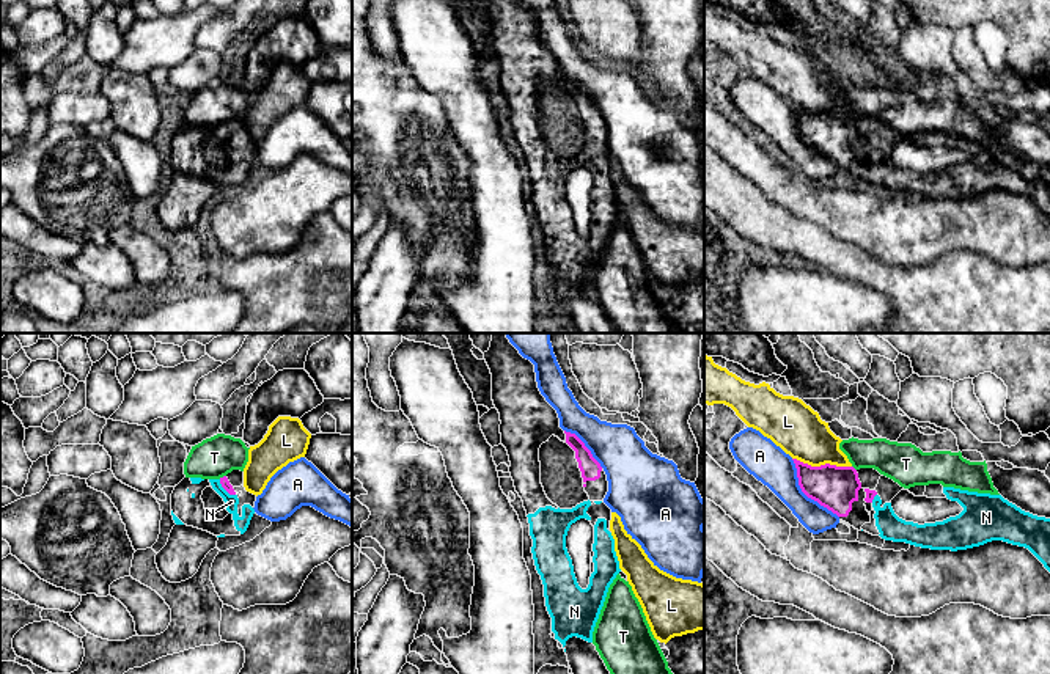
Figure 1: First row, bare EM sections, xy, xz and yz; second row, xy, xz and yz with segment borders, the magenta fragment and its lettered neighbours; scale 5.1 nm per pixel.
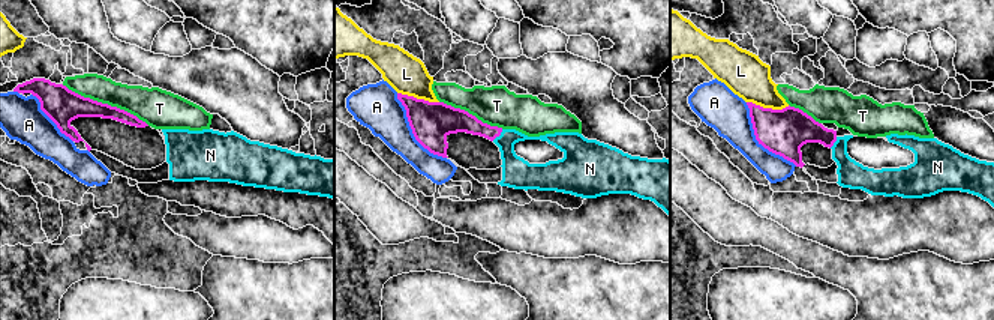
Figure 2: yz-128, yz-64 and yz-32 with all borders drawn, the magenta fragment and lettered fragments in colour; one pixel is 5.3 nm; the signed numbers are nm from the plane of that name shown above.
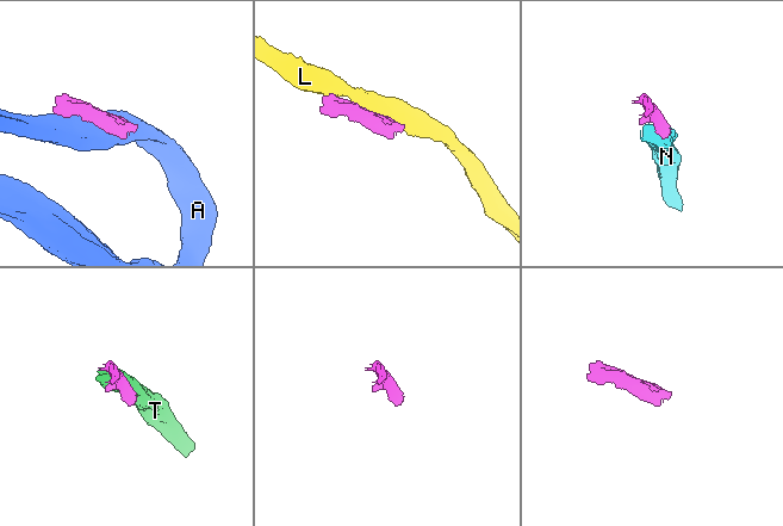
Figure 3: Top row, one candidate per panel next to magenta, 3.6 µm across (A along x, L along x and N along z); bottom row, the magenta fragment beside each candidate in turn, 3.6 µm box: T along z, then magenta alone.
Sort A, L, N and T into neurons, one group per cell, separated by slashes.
A / L / N / T

